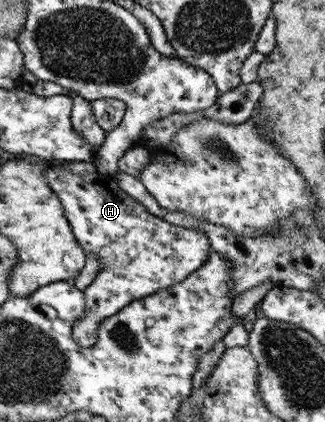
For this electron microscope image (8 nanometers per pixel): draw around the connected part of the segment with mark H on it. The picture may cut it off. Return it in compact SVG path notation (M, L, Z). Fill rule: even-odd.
M53 165L47 170L47 180L63 203L79 245L87 254L98 254L101 262L95 279L84 290L85 315L74 326L74 338L83 347L98 341L100 321L131 302L184 281L206 264L212 248L203 230L158 220L122 189L106 184L104 177L96 170L71 172Z

